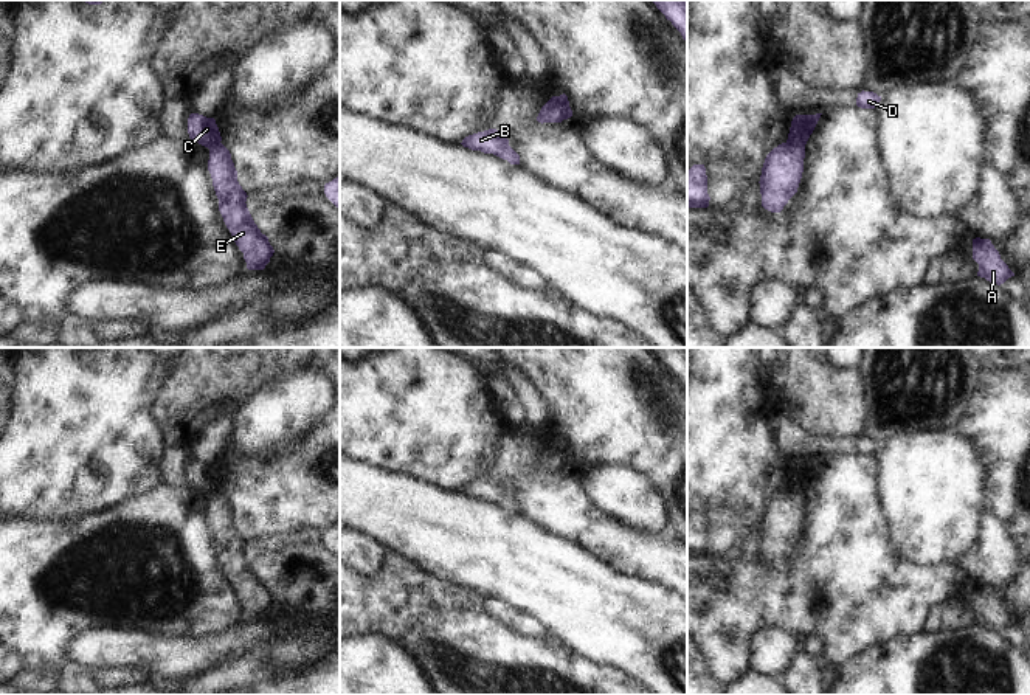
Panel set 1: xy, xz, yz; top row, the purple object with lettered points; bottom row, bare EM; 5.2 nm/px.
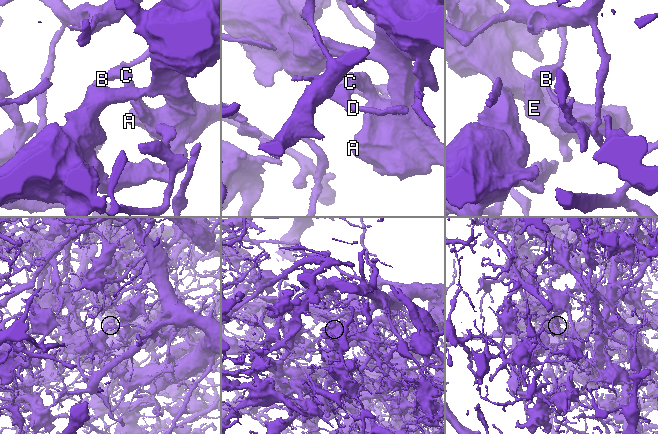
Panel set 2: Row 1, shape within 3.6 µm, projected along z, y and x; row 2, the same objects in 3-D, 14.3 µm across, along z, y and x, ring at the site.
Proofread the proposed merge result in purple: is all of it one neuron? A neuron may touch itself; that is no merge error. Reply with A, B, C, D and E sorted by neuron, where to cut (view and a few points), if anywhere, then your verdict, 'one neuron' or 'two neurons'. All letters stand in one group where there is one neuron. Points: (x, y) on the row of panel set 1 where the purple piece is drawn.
A E / B C D | yz (787, 141), (804, 148) | two neurons

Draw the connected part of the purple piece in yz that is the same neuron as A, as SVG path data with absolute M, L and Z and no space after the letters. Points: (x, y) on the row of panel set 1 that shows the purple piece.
M973 239L973 259L979 264L977 276L990 282L1001 285L1014 276L990 239Z

